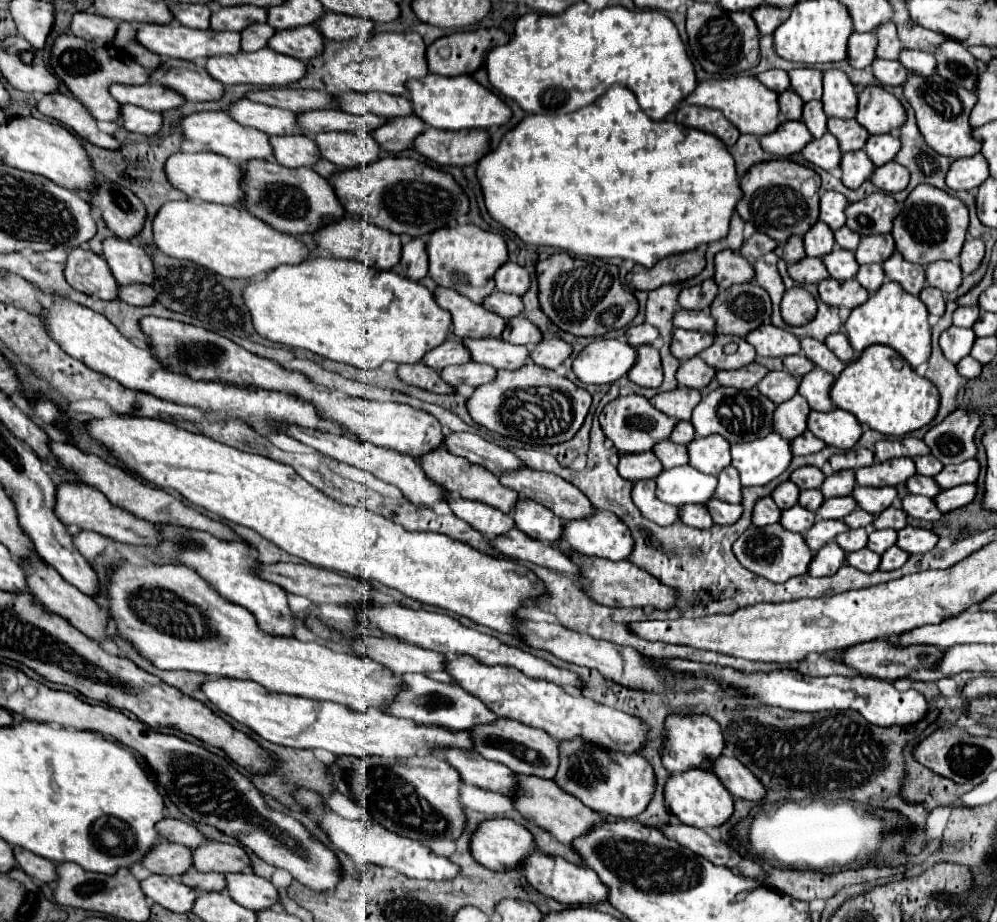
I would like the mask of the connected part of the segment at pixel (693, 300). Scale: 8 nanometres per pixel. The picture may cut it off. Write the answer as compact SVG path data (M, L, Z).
M707 279L703 281L701 285L695 285L695 287L689 287L689 289L683 289L681 295L679 295L679 305L683 309L707 309L711 303L713 303L713 297L717 295L717 283L713 279Z

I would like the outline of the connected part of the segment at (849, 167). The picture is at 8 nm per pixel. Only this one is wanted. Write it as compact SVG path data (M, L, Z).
M863 149L853 151L853 153L845 153L843 161L841 161L843 185L849 189L859 189L859 185L863 185L867 179L871 179L873 169L875 169L875 165Z

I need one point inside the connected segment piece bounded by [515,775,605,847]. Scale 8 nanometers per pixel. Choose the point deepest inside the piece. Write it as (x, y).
(563, 815)

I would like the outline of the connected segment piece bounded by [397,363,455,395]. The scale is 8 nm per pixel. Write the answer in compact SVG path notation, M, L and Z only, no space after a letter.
M423 363L399 365L397 373L409 385L415 385L415 387L421 387L421 389L427 389L427 391L433 391L433 393L445 393L445 395L455 393L455 389L441 379L439 371L423 365Z

